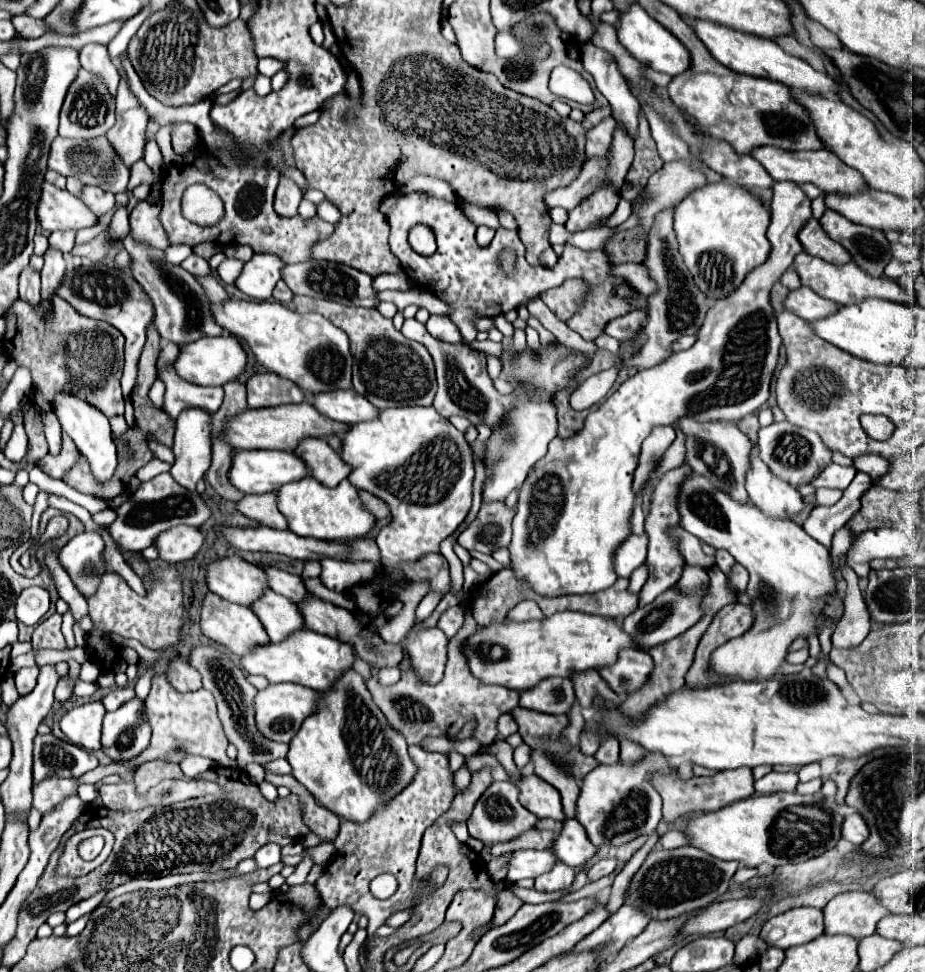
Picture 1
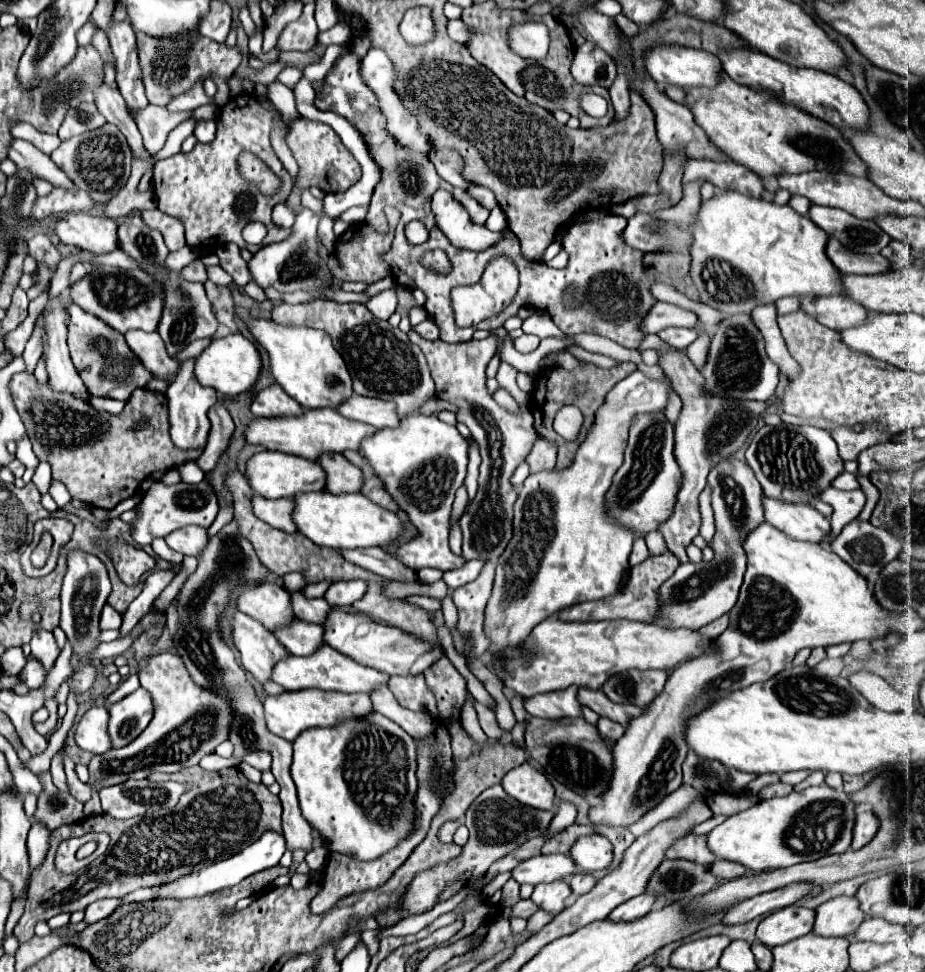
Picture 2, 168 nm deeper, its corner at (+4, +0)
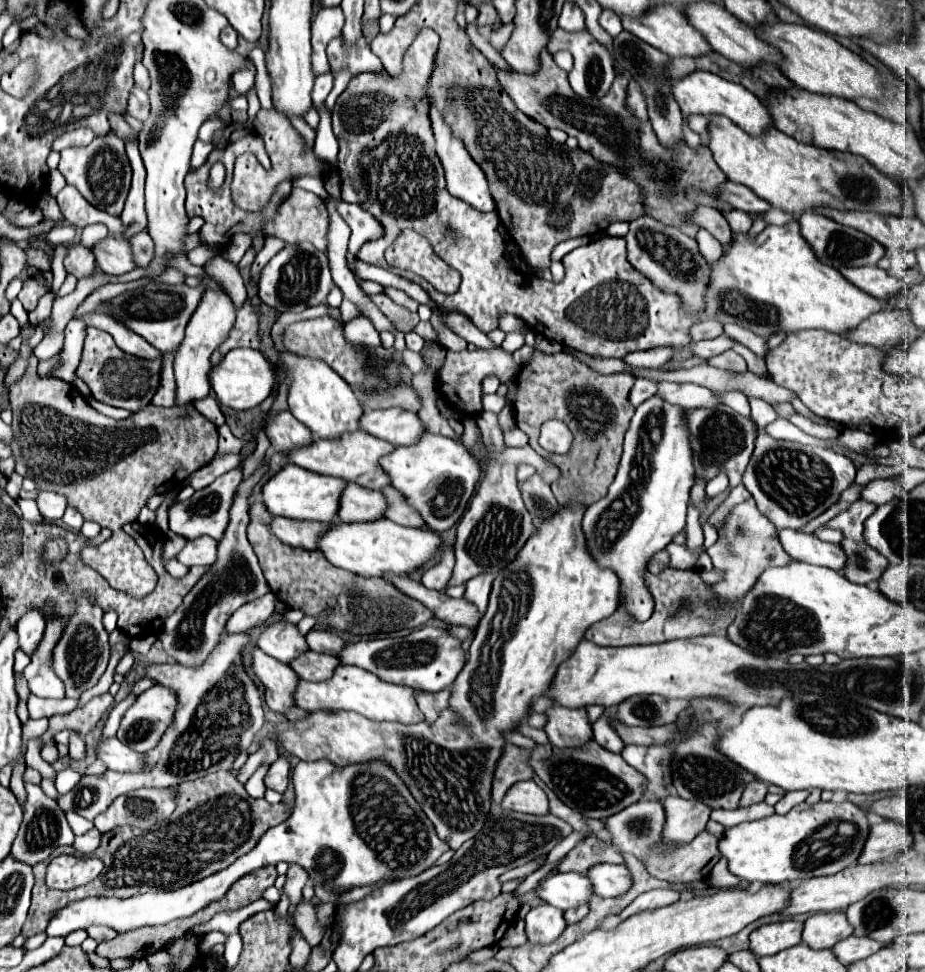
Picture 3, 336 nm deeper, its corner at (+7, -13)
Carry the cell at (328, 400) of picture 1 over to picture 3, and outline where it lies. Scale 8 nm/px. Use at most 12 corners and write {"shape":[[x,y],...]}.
{"shape":[[368,409],[360,429],[392,445],[424,433],[416,413]]}

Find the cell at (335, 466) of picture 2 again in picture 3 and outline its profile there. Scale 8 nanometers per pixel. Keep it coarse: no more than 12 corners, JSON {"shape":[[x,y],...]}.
{"shape":[[350,481],[342,489],[338,519],[344,523],[382,517],[380,491]]}

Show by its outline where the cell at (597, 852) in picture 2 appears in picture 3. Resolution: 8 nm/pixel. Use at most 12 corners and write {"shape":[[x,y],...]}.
{"shape":[[600,863],[586,877],[600,897],[624,895],[630,873],[624,865]]}

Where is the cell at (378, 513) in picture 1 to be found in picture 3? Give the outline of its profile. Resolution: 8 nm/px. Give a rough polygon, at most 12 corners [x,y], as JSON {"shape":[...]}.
{"shape":[[392,487],[382,489],[388,509],[384,517],[404,525],[422,527],[402,495]]}

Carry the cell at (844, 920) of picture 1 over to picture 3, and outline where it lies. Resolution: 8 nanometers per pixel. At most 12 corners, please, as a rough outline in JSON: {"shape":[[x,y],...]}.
{"shape":[[844,913],[806,919],[802,941],[832,949],[852,935]]}

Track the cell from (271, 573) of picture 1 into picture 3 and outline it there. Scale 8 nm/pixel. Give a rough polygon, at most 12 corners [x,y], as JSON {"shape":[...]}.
{"shape":[[312,629],[312,651],[338,655],[344,641],[332,629]]}

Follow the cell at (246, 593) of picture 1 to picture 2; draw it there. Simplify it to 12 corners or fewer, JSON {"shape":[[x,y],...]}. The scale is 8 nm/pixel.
{"shape":[[271,582],[245,586],[243,614],[277,632],[295,620],[291,594]]}

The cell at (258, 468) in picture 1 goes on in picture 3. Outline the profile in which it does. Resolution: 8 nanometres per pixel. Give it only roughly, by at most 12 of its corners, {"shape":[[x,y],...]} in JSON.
{"shape":[[284,465],[262,487],[272,515],[328,523],[346,481]]}

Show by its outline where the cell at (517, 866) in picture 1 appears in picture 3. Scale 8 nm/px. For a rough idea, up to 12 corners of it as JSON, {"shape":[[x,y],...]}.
{"shape":[[554,873],[534,893],[566,911],[588,903],[592,885],[580,873]]}

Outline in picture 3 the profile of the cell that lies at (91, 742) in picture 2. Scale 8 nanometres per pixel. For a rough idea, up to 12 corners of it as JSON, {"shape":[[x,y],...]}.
{"shape":[[98,737],[96,759],[112,771],[138,771],[142,753]]}

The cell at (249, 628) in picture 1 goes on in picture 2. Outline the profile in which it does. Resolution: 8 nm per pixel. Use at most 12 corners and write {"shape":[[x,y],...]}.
{"shape":[[243,612],[233,640],[243,668],[261,684],[289,650]]}

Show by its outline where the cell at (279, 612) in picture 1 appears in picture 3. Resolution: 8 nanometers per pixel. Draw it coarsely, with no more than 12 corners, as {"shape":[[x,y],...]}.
{"shape":[[308,649],[290,663],[300,679],[332,677],[338,657]]}

